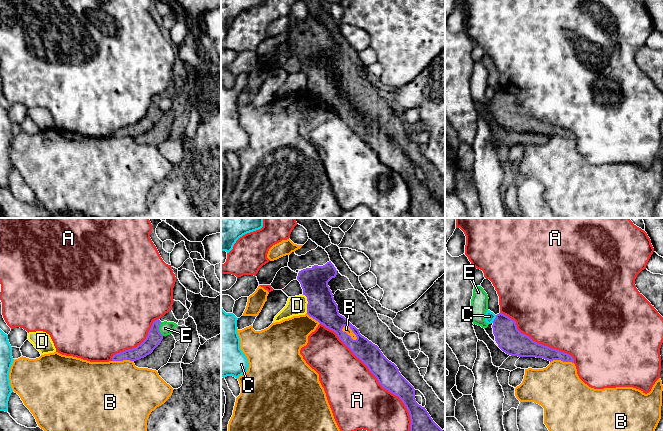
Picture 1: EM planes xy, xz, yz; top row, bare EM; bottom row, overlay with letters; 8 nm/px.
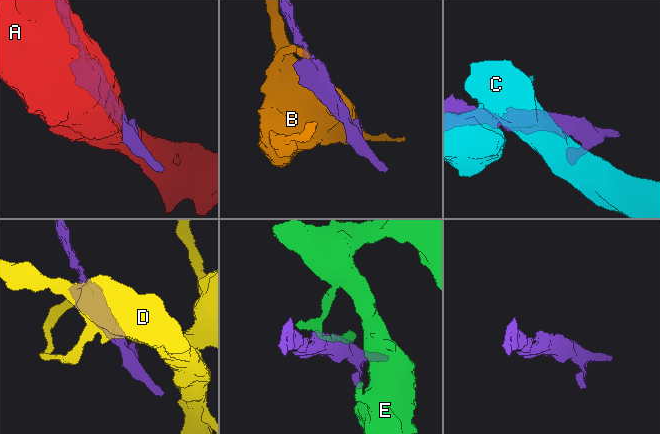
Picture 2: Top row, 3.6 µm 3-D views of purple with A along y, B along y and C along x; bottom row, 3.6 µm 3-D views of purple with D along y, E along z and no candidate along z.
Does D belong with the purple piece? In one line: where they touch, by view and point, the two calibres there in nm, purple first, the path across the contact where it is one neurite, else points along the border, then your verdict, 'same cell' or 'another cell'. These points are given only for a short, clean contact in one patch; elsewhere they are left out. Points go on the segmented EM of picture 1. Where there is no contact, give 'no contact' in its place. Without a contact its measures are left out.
contact xz (308, 303); calibres 220 and 150 nm; border xz (302, 294), (306, 297), (307, 312); another cell

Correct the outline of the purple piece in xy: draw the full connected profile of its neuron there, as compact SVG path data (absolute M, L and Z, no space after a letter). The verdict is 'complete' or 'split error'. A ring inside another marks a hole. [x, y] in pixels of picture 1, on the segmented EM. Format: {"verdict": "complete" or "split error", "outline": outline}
{"verdict": "complete", "outline": "M159 319L153 321L146 339L140 345L113 355L112 361L136 361L151 354L163 339L163 335L159 331L160 324Z"}

